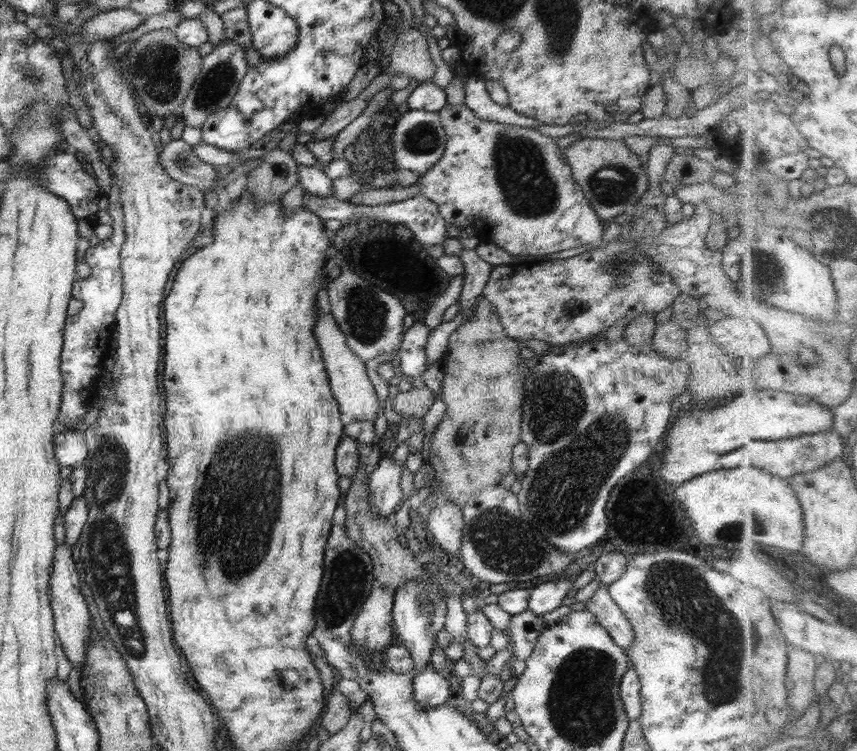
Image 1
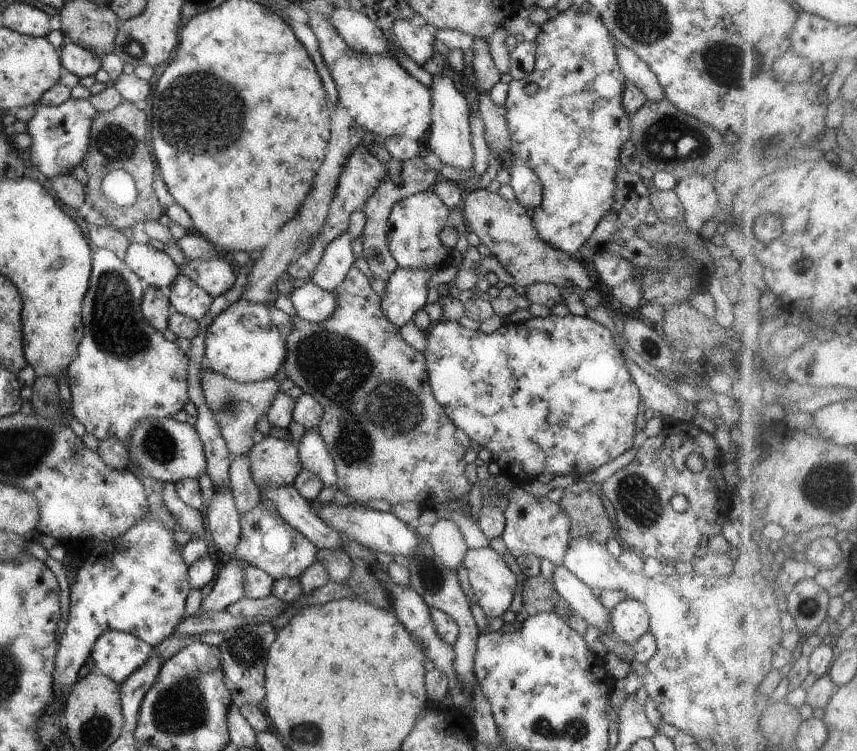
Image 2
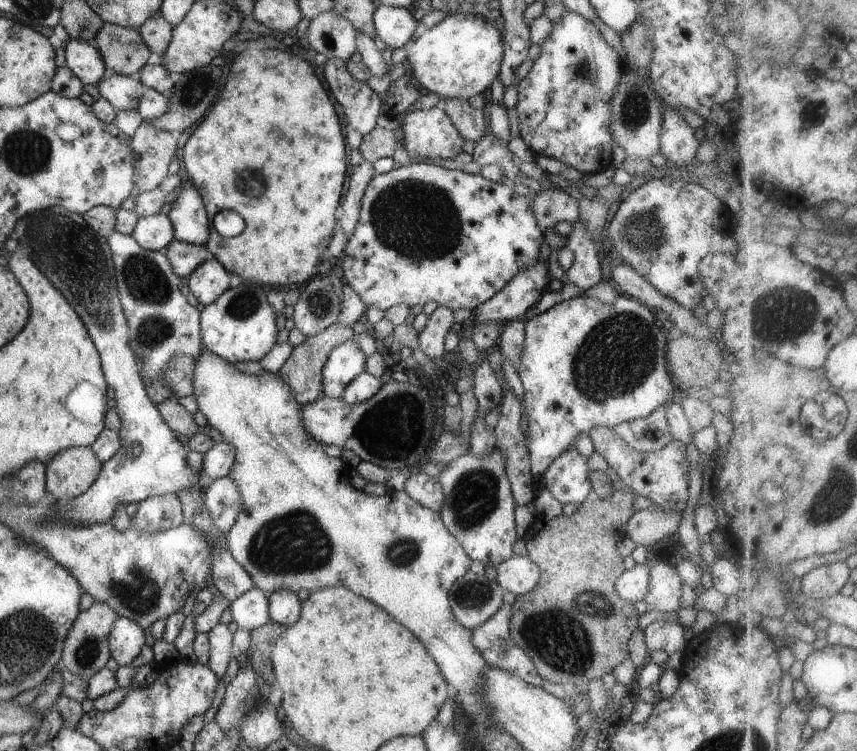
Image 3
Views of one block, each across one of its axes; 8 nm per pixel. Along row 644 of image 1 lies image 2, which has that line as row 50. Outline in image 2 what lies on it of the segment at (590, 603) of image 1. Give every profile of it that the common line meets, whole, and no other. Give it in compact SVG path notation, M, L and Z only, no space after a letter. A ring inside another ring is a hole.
M622 43L616 44L619 67L623 70L626 80L637 86L648 101L664 99L664 89L648 64Z

